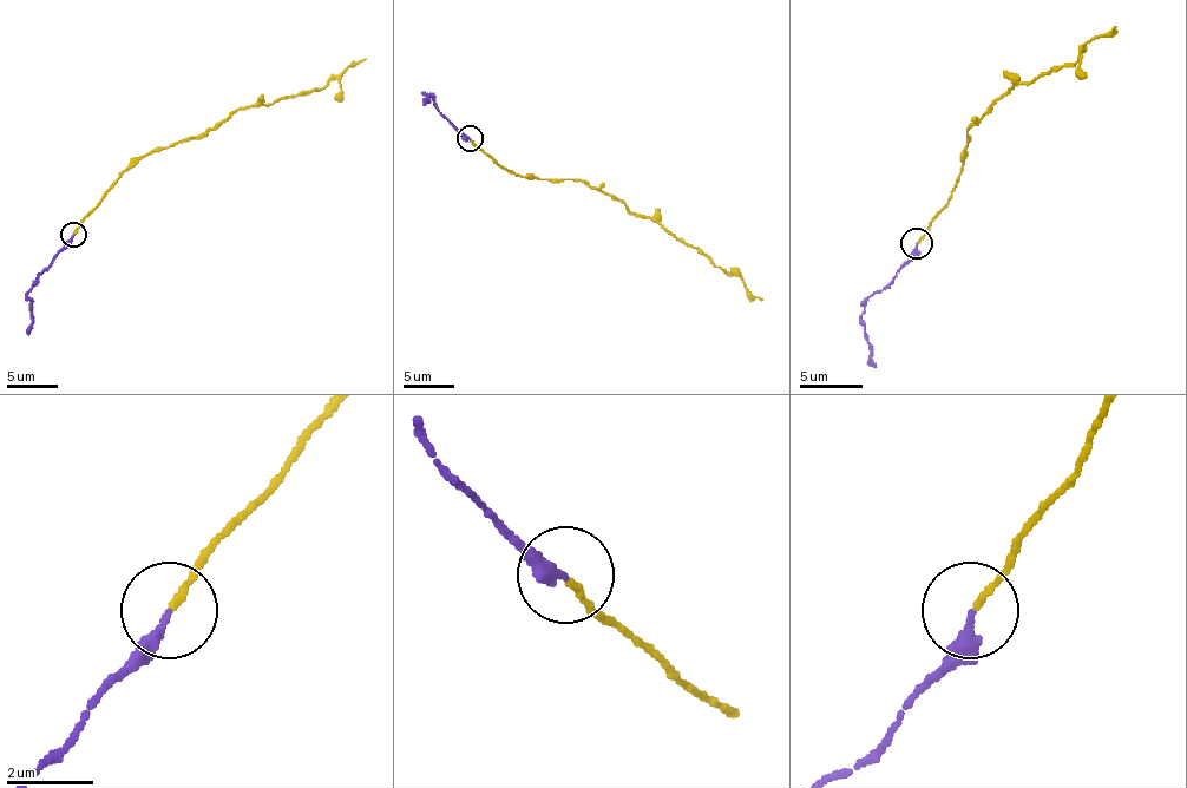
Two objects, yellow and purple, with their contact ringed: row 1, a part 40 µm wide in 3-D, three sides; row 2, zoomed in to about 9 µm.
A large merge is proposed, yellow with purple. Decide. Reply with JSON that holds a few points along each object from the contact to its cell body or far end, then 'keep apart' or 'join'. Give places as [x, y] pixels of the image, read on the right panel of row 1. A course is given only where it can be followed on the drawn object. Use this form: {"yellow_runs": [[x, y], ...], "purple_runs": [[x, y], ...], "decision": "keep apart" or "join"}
{"yellow_runs": [[919, 242], [950, 195], [969, 129], [1014, 84], [1029, 84], [1070, 65], [1083, 46], [1115, 27]], "purple_runs": [[916, 242], [916, 255], [865, 302], [861, 315], [869, 366]], "decision": "join"}

